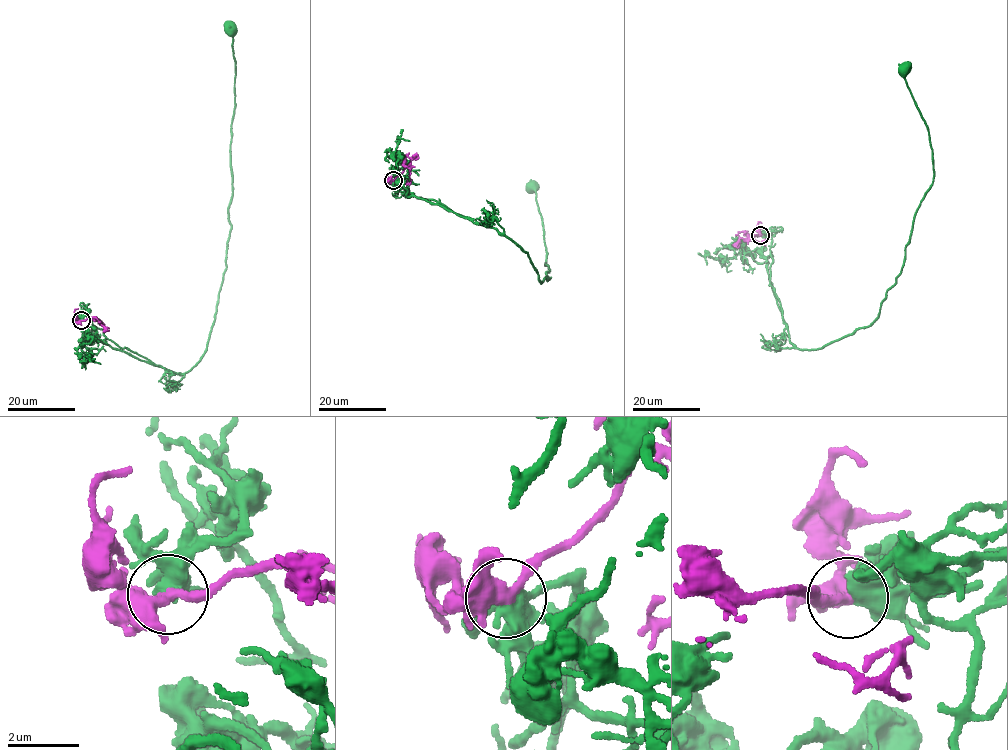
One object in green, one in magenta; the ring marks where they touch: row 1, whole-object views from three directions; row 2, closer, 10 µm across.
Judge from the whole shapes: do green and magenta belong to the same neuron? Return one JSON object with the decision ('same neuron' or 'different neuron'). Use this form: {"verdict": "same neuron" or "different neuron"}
{"verdict": "same neuron"}

